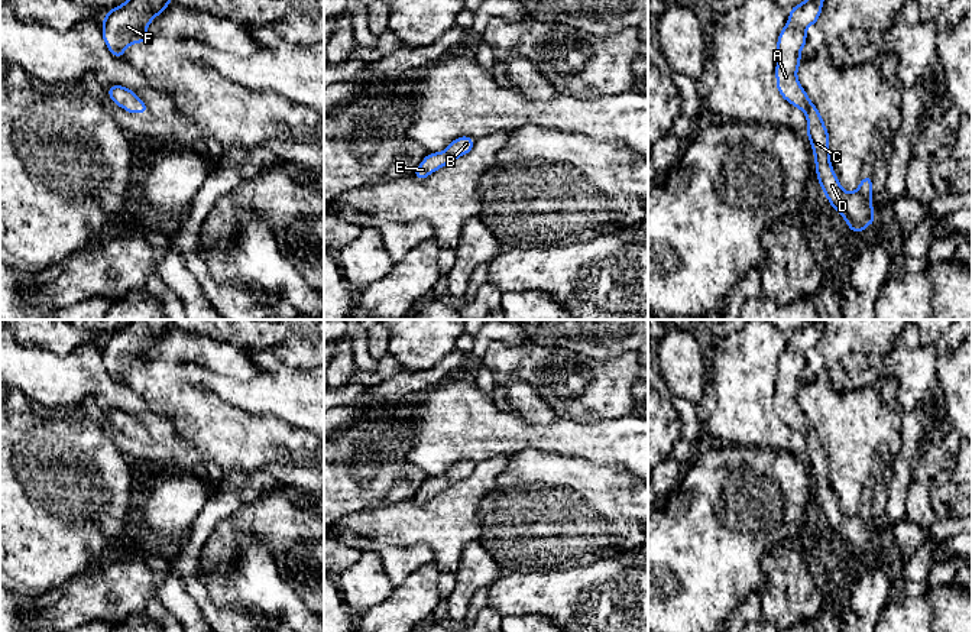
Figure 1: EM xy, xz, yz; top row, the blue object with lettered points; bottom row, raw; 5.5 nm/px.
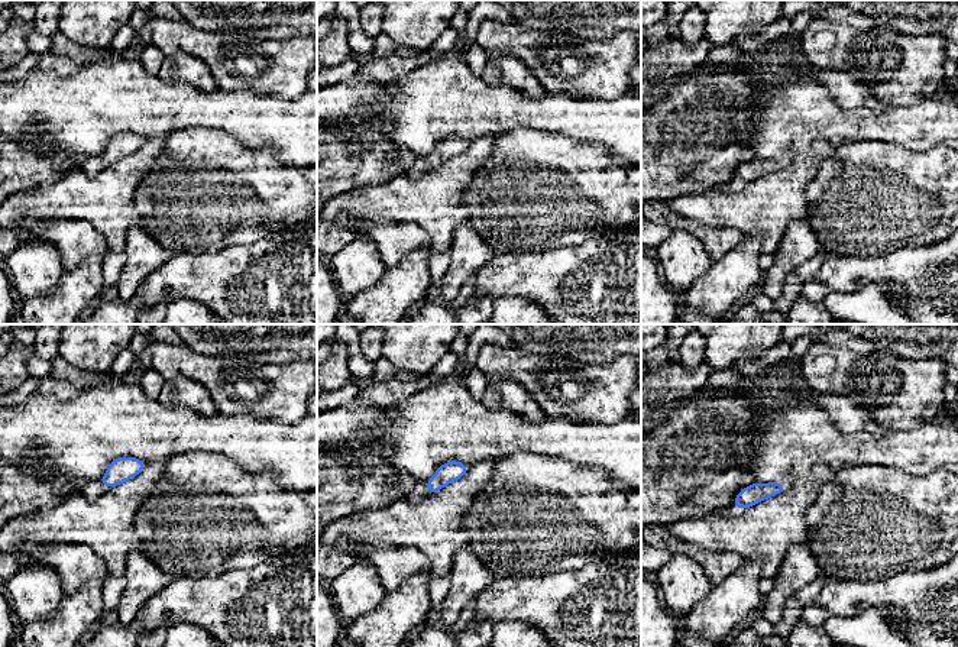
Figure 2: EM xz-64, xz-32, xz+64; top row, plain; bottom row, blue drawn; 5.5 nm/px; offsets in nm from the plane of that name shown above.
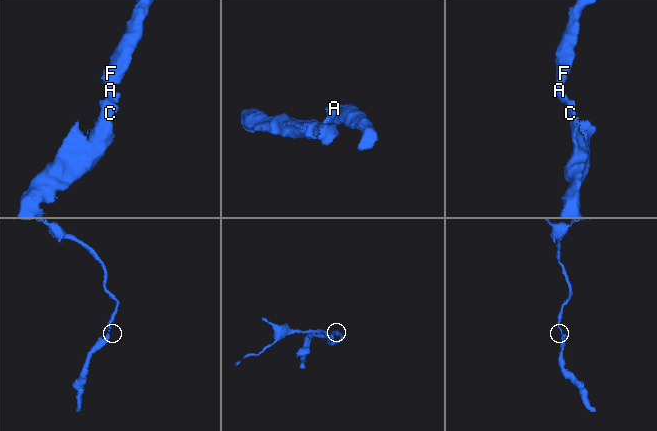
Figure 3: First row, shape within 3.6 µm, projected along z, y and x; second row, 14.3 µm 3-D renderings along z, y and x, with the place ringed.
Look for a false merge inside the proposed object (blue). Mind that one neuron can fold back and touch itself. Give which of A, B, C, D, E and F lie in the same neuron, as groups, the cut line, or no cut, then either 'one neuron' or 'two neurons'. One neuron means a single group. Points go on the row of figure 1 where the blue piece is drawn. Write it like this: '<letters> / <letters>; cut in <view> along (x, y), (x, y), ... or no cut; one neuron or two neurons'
A B C D E F; no cut; one neuron

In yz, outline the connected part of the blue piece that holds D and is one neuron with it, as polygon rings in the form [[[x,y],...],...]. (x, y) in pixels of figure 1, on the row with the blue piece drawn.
[[[806,0],[790,9],[790,19],[777,39],[780,58],[775,68],[775,87],[784,100],[806,113],[809,121],[806,133],[814,153],[817,181],[830,205],[842,214],[853,233],[862,233],[865,227],[875,223],[871,202],[872,176],[864,176],[855,192],[846,192],[840,187],[839,178],[833,174],[833,166],[829,163],[829,133],[823,119],[796,75],[801,62],[800,52],[807,43],[806,29],[817,23],[822,7],[823,0]]]

